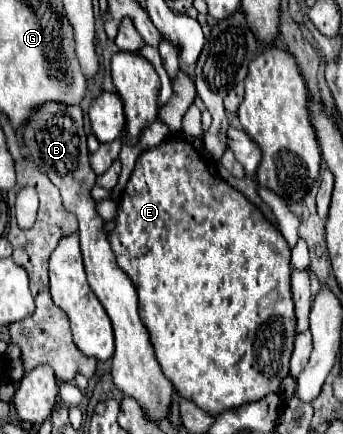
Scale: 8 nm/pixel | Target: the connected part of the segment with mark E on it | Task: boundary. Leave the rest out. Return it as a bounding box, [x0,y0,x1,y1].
[108,132,296,414]

